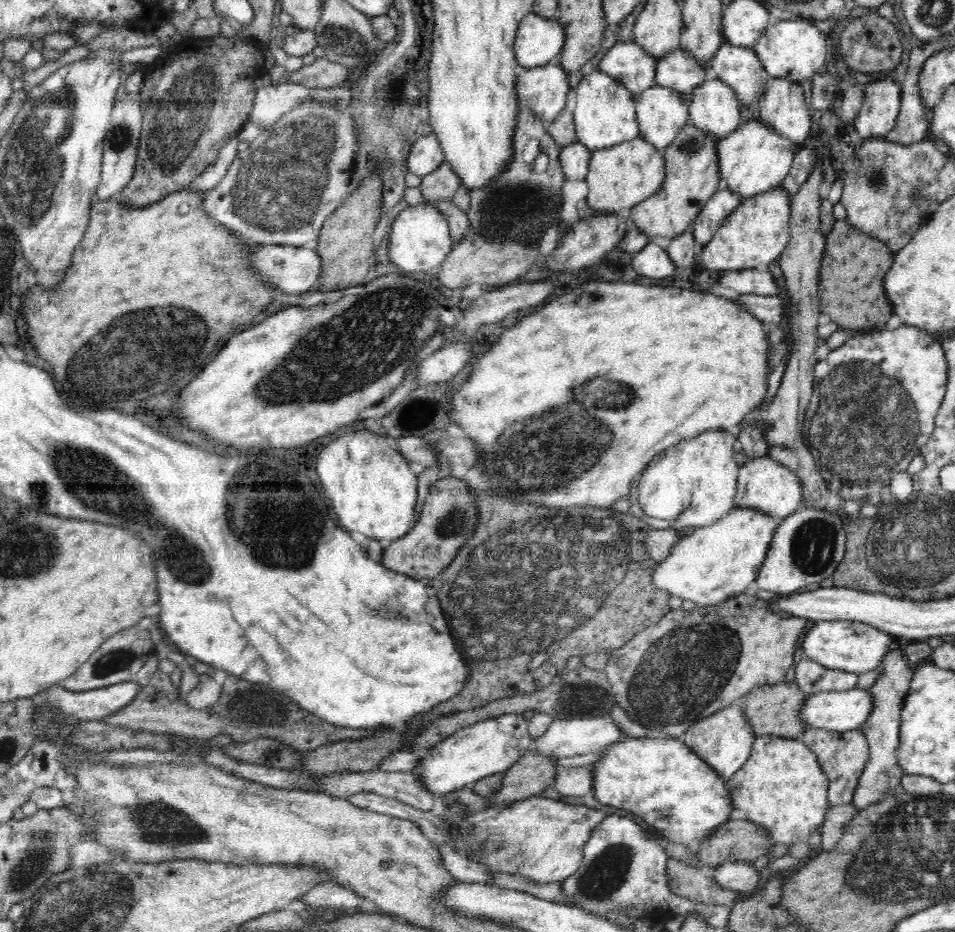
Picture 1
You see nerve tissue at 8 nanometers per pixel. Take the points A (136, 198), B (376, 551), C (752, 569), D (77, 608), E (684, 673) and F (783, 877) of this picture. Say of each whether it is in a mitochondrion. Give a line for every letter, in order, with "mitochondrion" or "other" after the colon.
A: other
B: other
C: other
D: other
E: mitochondrion
F: other

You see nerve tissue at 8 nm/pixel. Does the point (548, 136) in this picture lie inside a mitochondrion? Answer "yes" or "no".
no

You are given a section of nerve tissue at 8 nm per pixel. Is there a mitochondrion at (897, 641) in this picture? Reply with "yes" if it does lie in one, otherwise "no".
no

